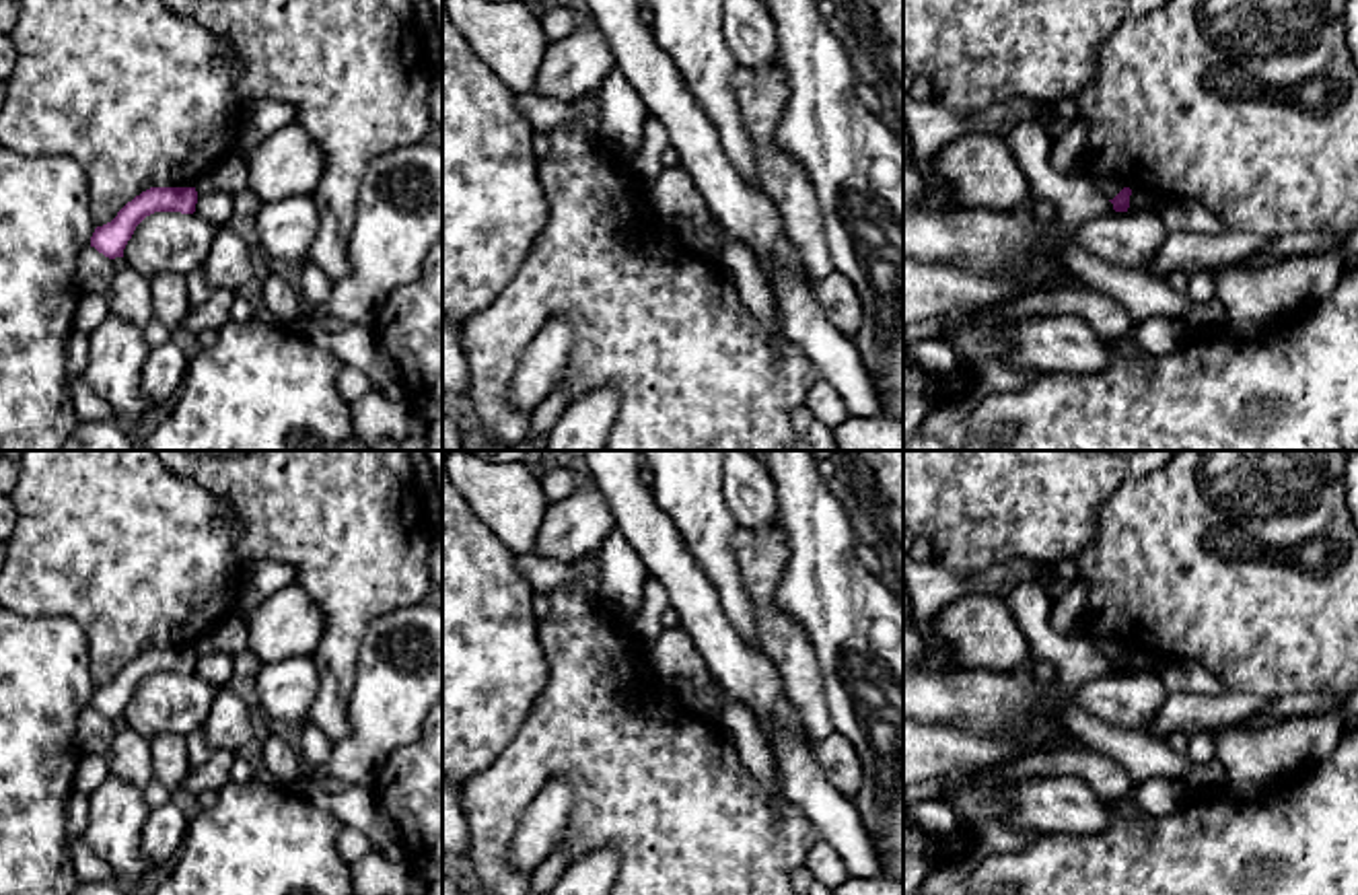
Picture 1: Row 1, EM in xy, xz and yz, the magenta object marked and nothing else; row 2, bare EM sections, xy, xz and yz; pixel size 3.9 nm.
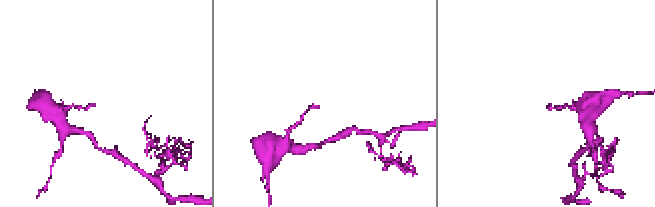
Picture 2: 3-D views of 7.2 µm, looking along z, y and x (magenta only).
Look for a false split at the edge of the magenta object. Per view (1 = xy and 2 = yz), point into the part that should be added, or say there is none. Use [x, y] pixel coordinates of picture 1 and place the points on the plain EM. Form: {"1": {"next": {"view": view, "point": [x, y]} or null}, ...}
{"1": {"next": null}, "2": {"next": null}}

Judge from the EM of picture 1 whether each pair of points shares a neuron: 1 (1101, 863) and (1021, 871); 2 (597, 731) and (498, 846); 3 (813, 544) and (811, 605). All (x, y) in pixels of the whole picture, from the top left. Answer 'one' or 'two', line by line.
1: one
2: one
3: one

